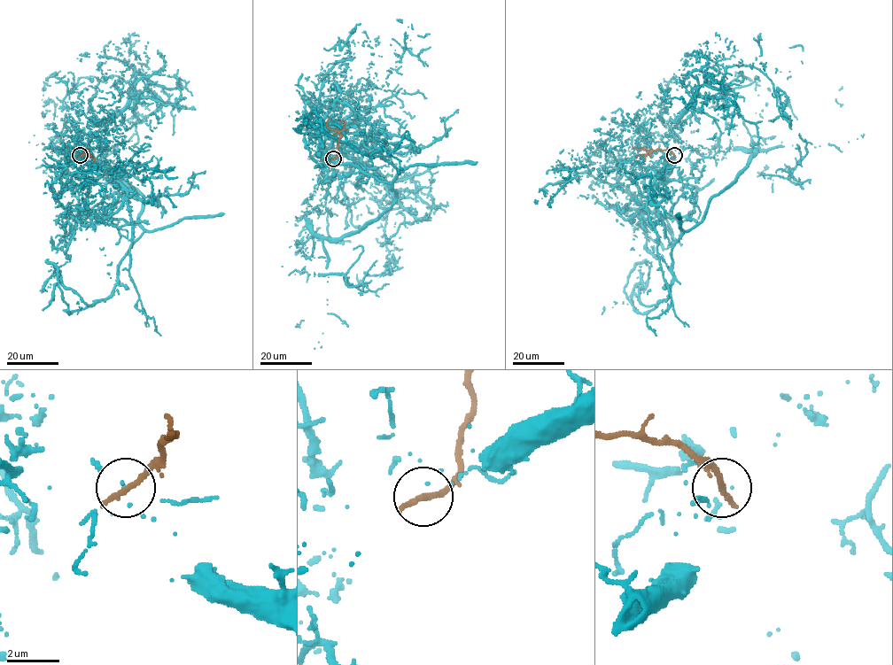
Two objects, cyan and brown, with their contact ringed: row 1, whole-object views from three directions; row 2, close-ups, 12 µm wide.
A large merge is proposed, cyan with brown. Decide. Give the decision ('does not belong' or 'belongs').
does not belong

